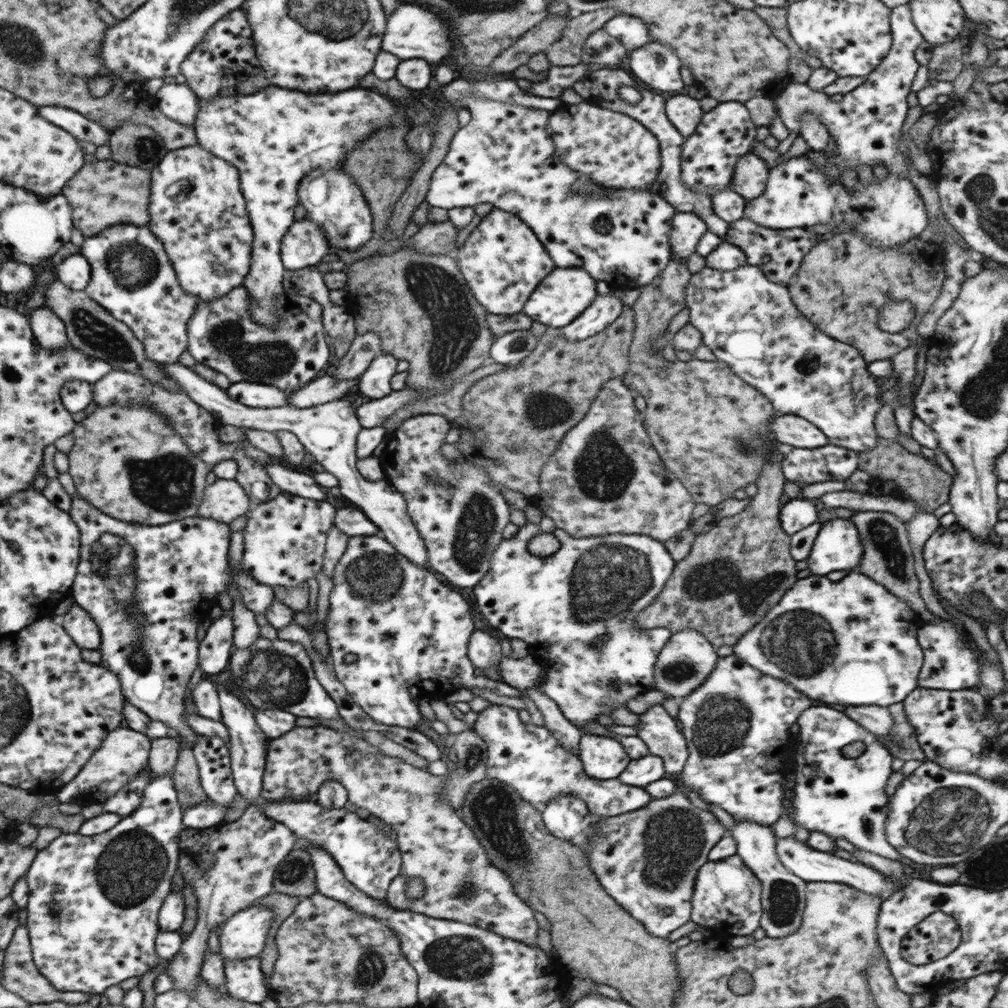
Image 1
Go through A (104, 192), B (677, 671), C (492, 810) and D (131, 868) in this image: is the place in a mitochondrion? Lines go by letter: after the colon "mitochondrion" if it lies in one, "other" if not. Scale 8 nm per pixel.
A: other
B: mitochondrion
C: mitochondrion
D: mitochondrion

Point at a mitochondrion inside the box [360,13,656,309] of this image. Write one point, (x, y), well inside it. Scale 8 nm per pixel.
(381, 167)

